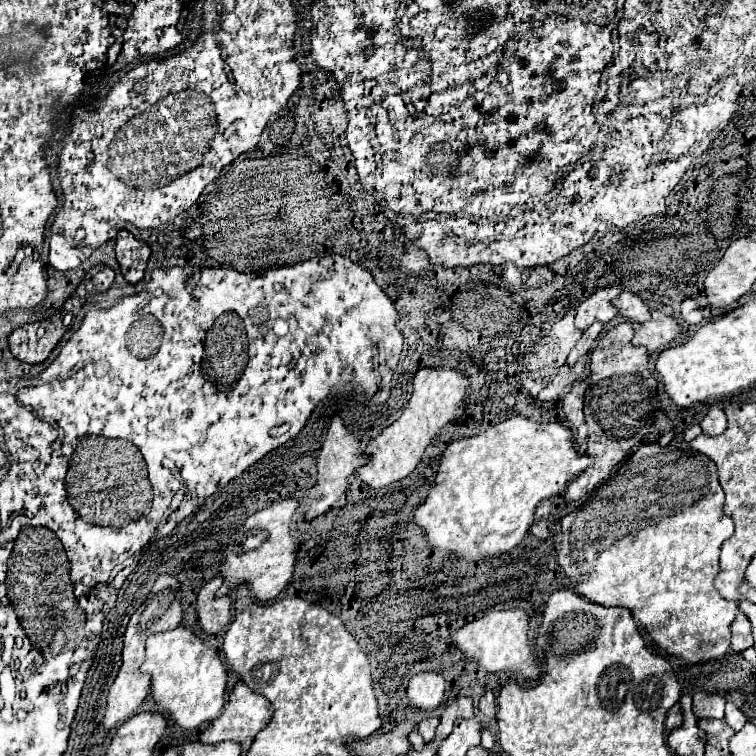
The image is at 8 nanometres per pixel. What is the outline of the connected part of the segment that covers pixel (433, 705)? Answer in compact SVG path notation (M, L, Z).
M438 672L416 674L406 688L408 700L414 708L436 710L444 696L444 676Z

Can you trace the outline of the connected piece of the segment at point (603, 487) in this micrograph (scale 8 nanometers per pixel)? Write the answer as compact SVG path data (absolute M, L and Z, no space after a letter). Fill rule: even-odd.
M644 444L640 446L608 480L604 480L584 502L580 508L576 508L572 514L562 518L562 548L558 552L558 562L562 566L562 570L566 572L566 576L572 582L572 588L582 594L584 598L588 598L590 602L596 602L600 606L620 606L620 608L630 608L634 618L638 622L642 622L642 626L648 630L648 634L652 636L652 640L668 654L682 658L686 662L698 664L698 662L710 662L710 660L718 660L722 658L728 648L730 648L730 624L738 614L738 604L734 600L724 600L718 590L714 588L714 578L720 570L720 546L726 538L732 536L734 532L734 524L728 516L724 516L722 512L724 506L724 490L718 482L718 474L716 474L716 464L710 458L704 458L704 454L696 454L696 450L686 448L686 446L678 446L678 444L670 444L666 446L658 446L658 444Z

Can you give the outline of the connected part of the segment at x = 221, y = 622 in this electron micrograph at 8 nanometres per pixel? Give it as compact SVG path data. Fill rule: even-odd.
M222 578L206 582L196 596L196 614L202 632L216 634L230 622L230 598L216 598L216 590L222 586Z

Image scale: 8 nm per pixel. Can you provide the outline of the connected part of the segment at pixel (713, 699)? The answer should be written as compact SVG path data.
M698 692L694 694L694 714L698 718L724 718L724 702L718 694Z

